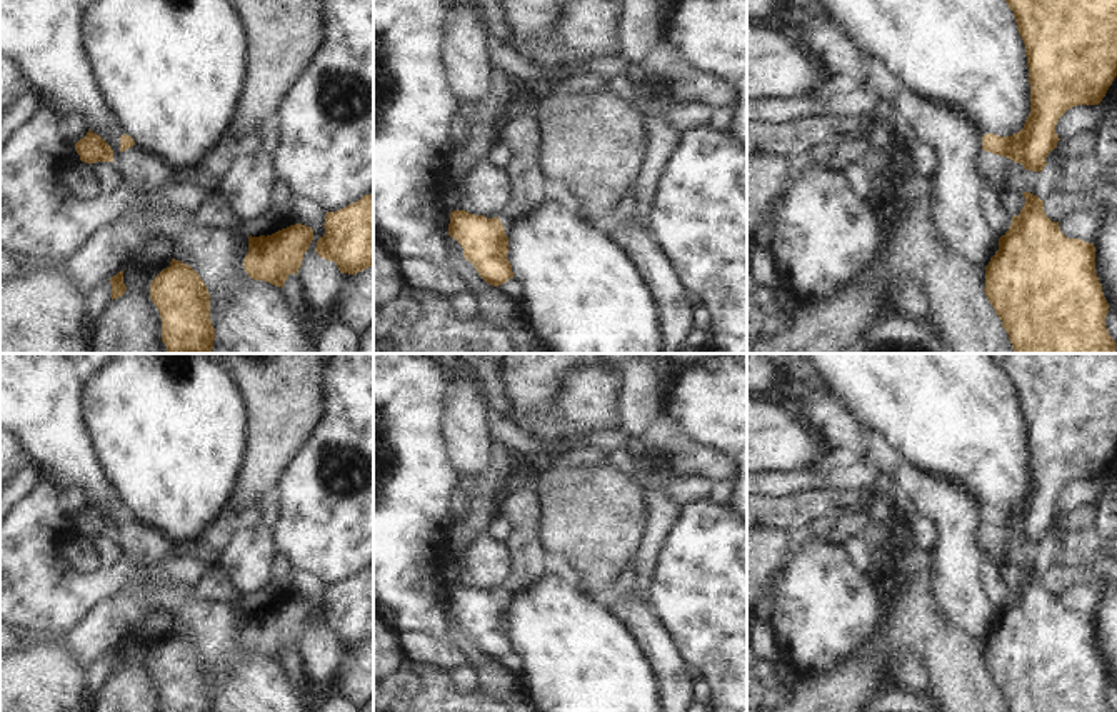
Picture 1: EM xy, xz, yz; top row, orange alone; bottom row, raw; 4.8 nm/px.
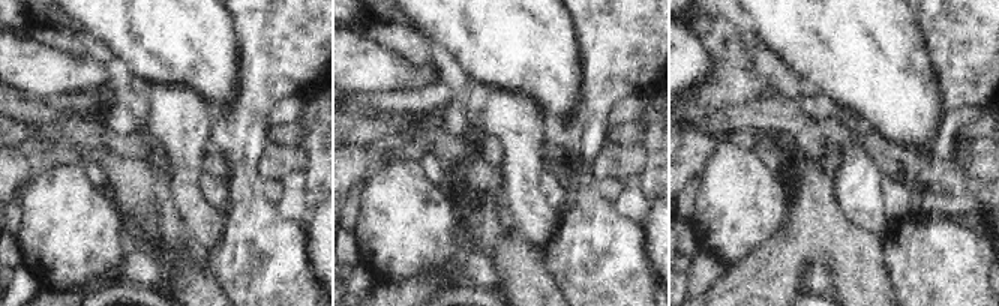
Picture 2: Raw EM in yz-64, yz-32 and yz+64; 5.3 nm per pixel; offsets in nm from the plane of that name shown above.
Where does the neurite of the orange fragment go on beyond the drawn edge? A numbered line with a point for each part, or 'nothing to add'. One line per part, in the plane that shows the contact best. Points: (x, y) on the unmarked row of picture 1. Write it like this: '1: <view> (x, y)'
nothing to add

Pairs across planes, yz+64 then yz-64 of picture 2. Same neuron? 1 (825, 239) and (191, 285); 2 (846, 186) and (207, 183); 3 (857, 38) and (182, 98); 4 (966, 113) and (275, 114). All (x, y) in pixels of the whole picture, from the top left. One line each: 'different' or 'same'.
1: same
2: different
3: different
4: same

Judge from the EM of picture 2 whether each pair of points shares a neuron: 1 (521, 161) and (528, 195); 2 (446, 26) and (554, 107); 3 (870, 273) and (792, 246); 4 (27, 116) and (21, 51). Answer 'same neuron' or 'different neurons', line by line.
1: same neuron
2: same neuron
3: same neuron
4: different neurons

